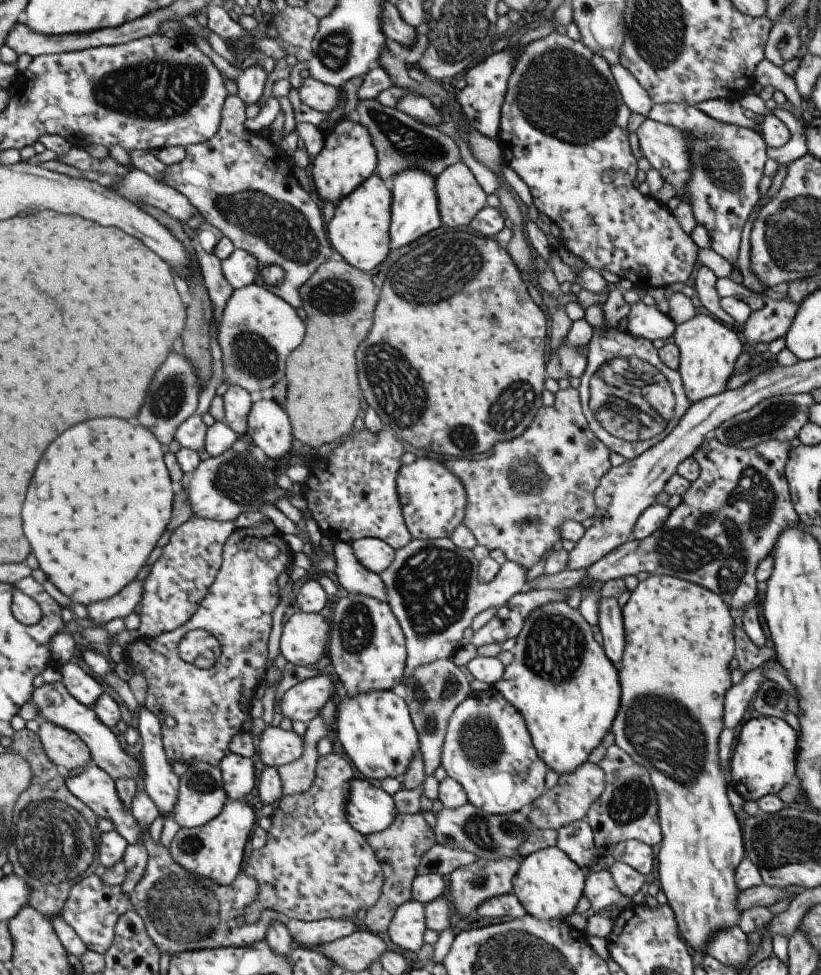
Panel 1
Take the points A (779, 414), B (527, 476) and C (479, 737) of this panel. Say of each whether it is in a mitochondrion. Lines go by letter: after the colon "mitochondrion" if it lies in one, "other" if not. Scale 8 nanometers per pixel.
A: mitochondrion
B: mitochondrion
C: mitochondrion

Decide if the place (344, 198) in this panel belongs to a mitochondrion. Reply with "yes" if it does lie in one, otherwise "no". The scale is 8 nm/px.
no

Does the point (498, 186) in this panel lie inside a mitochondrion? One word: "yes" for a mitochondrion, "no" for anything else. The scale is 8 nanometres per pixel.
no

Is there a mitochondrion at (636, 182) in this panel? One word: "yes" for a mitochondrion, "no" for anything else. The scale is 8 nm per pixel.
no

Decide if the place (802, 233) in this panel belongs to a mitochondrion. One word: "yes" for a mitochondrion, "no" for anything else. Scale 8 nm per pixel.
yes

